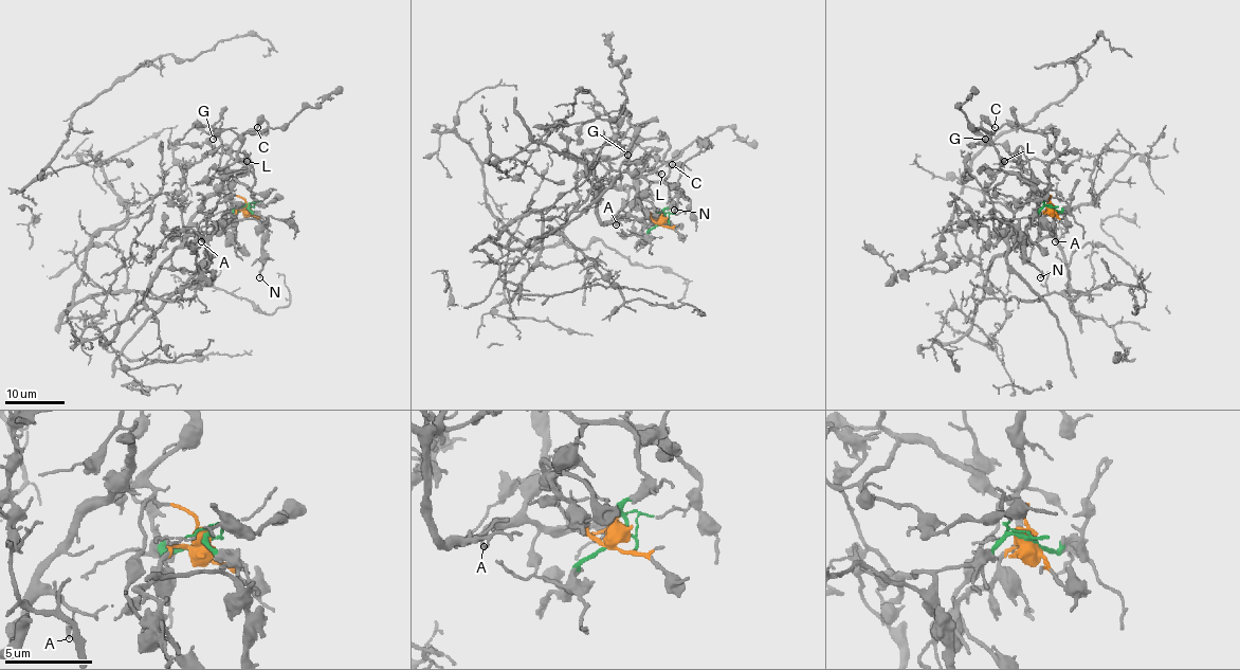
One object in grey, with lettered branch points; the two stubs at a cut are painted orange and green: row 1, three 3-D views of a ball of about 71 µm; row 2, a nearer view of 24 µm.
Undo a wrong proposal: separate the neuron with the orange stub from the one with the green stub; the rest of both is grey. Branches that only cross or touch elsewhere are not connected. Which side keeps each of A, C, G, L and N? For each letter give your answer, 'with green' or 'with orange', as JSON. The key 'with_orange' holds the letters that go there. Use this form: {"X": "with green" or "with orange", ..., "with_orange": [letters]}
{"A": "with orange", "C": "with orange", "G": "with orange", "L": "with orange", "N": "with green", "with_orange": ["A", "C", "G", "L"]}

